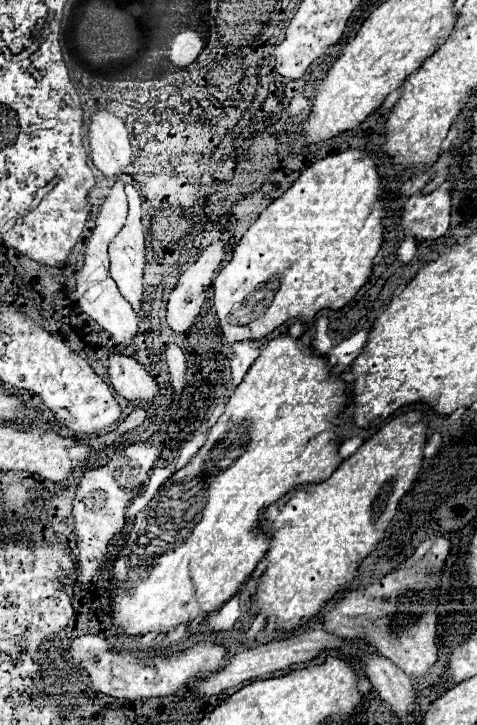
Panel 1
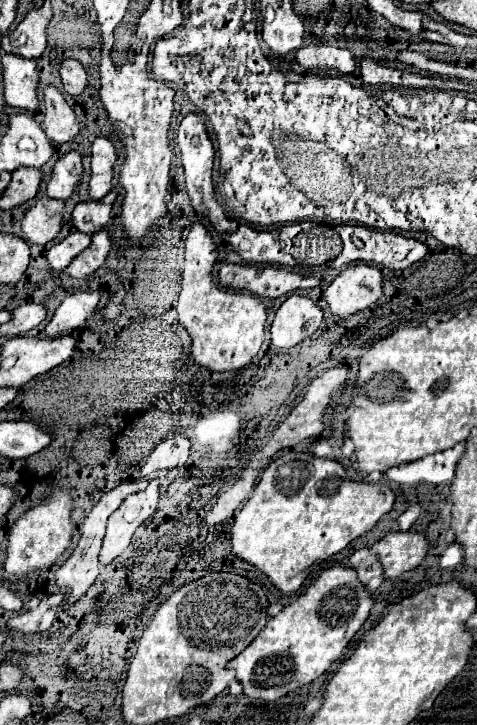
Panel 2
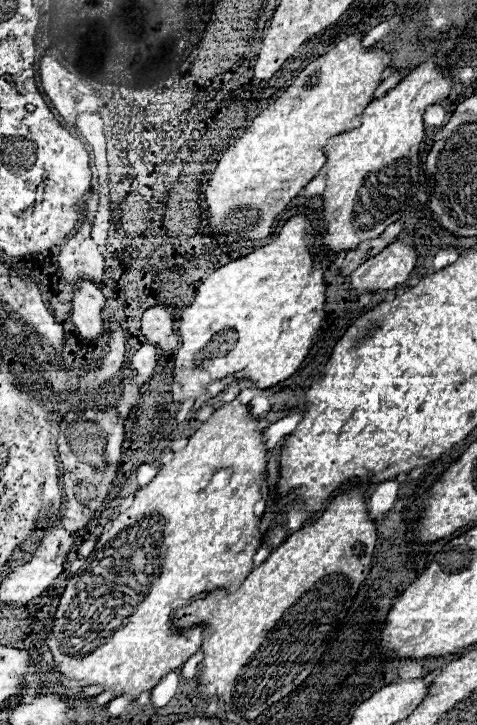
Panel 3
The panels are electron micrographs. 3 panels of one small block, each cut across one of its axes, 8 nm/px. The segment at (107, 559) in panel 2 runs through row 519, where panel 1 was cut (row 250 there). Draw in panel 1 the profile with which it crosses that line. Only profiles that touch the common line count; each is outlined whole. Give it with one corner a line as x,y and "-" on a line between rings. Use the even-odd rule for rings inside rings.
130,214
120,230
122,236
118,234
108,252
110,252
110,274
116,280
122,296
132,304
134,312
140,314
142,310
142,294
144,294
144,232
142,232
142,220
132,220
138,218
140,214
-
138,228
138,232
136,232
-
130,236
130,238
126,238

